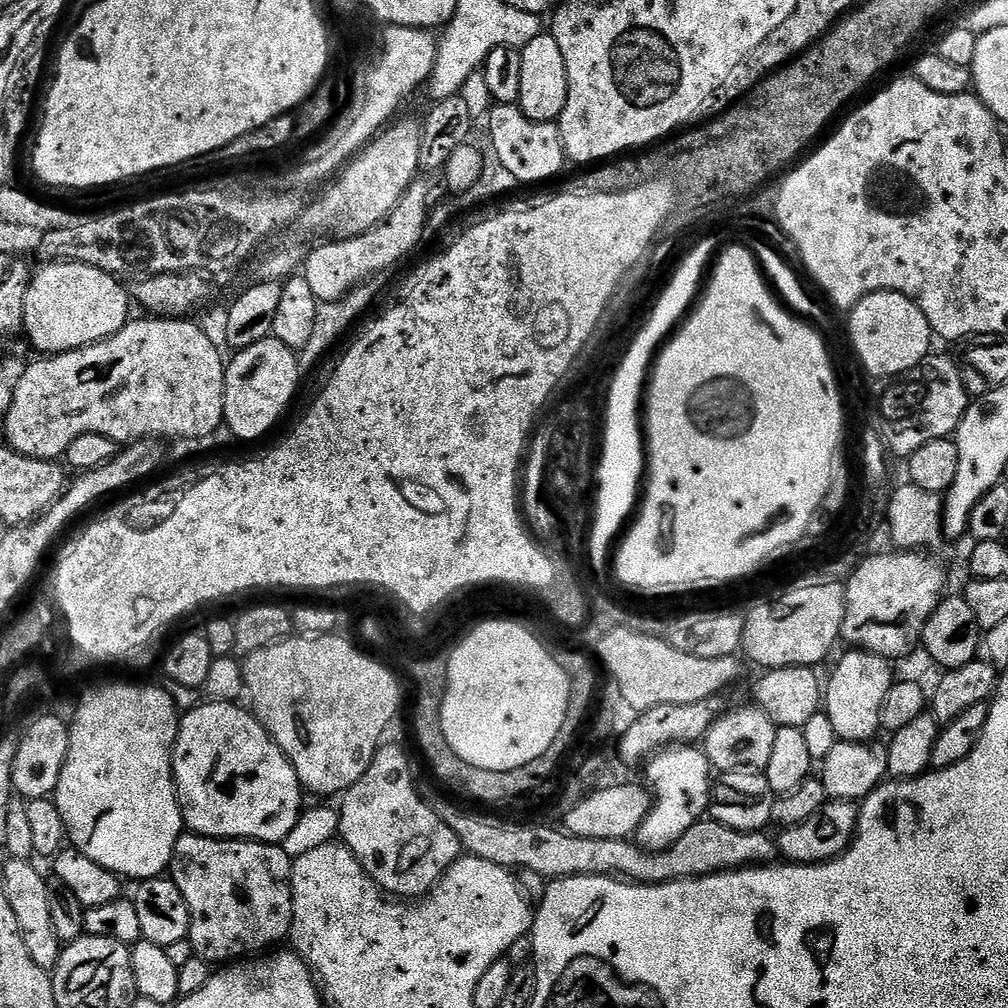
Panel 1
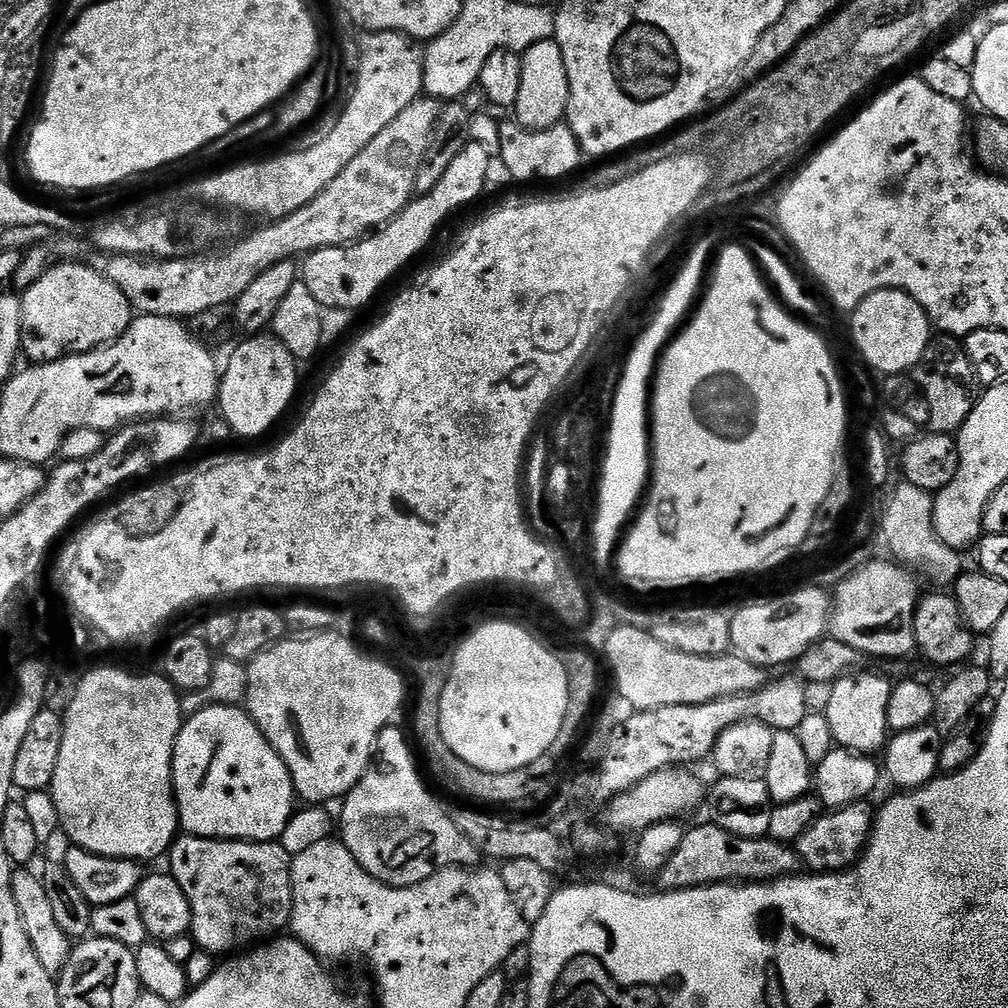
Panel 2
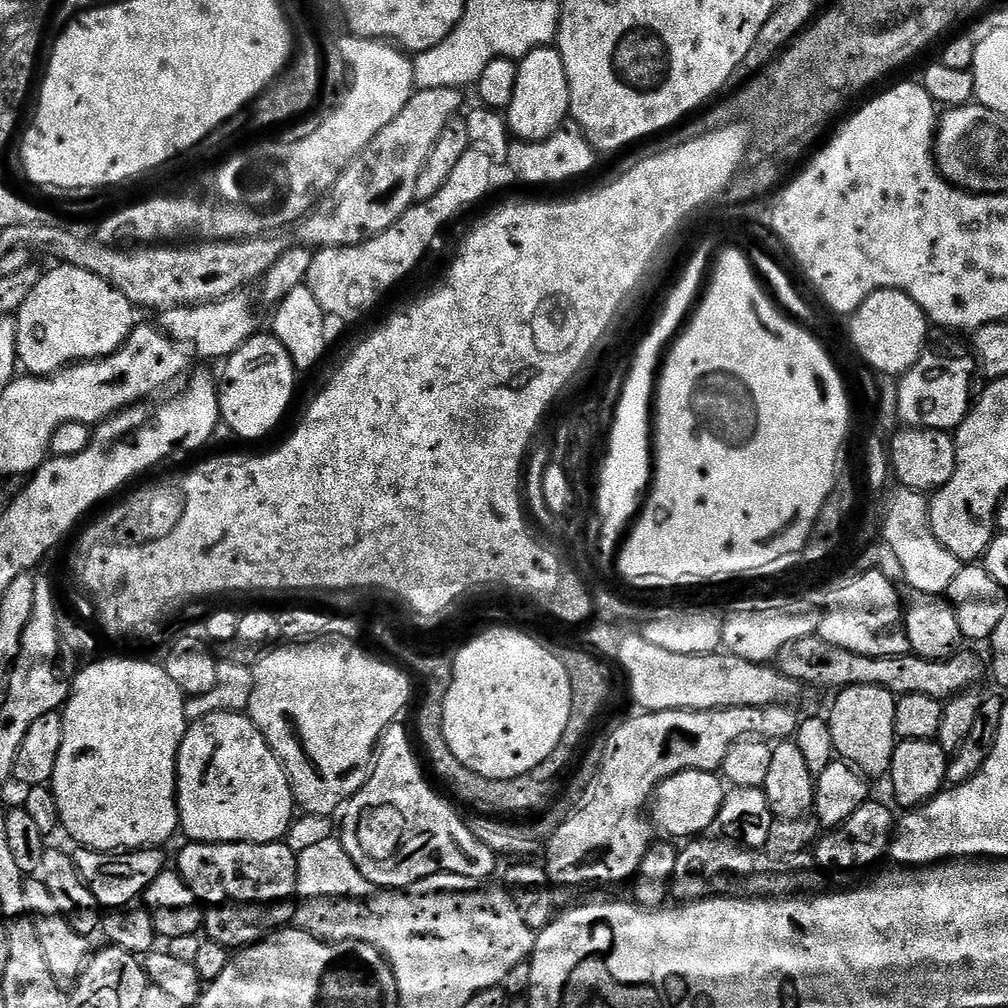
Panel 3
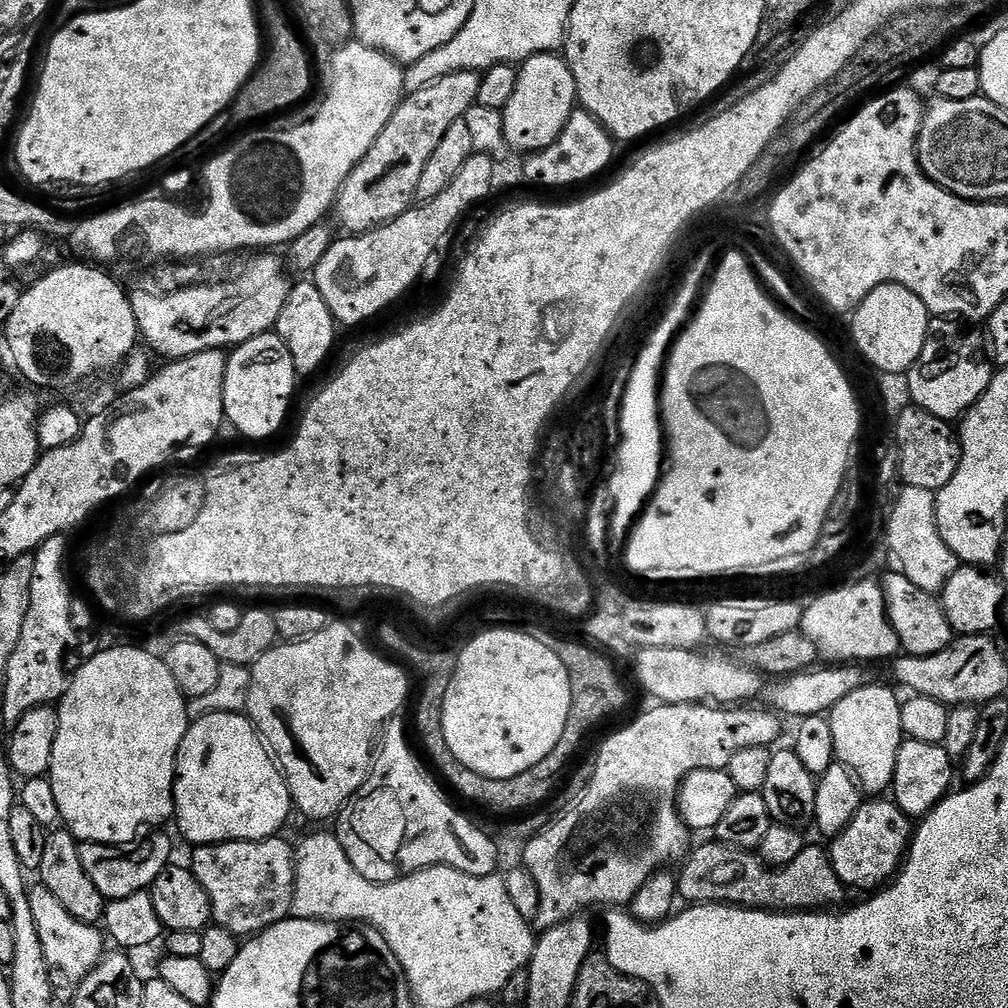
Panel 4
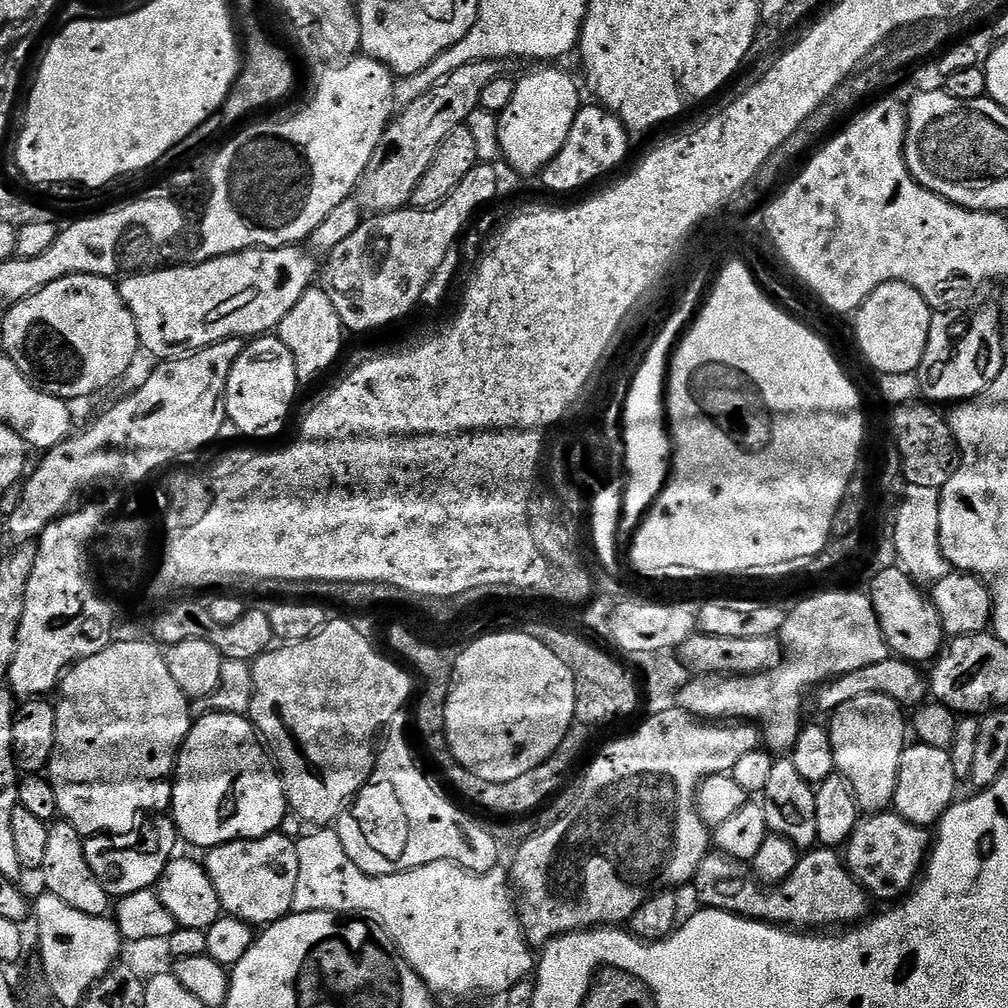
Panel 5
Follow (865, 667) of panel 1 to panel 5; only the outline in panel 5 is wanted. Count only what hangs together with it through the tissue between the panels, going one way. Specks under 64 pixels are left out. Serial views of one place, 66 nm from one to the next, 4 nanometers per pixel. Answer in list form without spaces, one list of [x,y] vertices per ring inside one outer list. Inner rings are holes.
[[[870,694],[854,698],[854,702],[846,702],[846,706],[837,708],[835,712],[831,713],[832,724],[830,723],[828,733],[830,734],[830,742],[834,746],[836,772],[844,776],[846,782],[852,787],[856,805],[860,808],[861,813],[883,812],[891,805],[894,798],[898,766],[906,747],[906,739],[904,740],[906,718],[904,722],[904,716],[900,712],[903,712],[901,705],[889,696]]]

